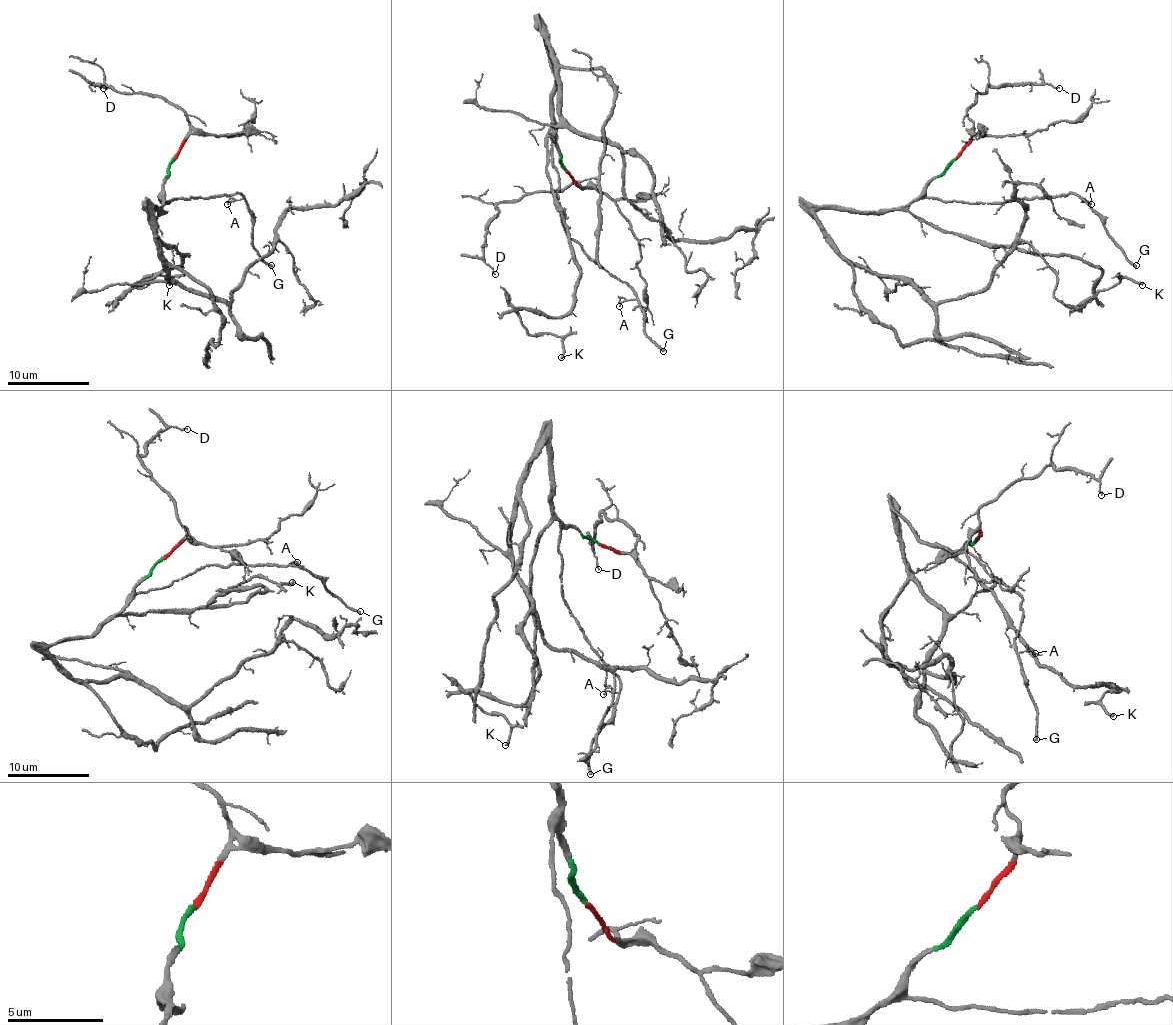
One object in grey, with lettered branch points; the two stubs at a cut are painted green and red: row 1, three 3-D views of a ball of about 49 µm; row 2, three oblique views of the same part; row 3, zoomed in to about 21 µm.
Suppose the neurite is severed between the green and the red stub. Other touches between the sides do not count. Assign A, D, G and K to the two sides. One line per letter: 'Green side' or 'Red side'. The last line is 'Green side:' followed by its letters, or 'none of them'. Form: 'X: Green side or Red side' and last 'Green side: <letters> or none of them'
A: Green side
D: Red side
G: Green side
K: Green side
Green side: A, G, K

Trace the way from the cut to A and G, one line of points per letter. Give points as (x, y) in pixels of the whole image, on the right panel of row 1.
A: (956, 158), (929, 183), (925, 189), (927, 197), (962, 203), (1001, 203), (1073, 193), (1091, 203)
G: (956, 158), (929, 183), (927, 197), (1001, 203), (1075, 193), (1097, 216), (1114, 244), (1136, 265)

